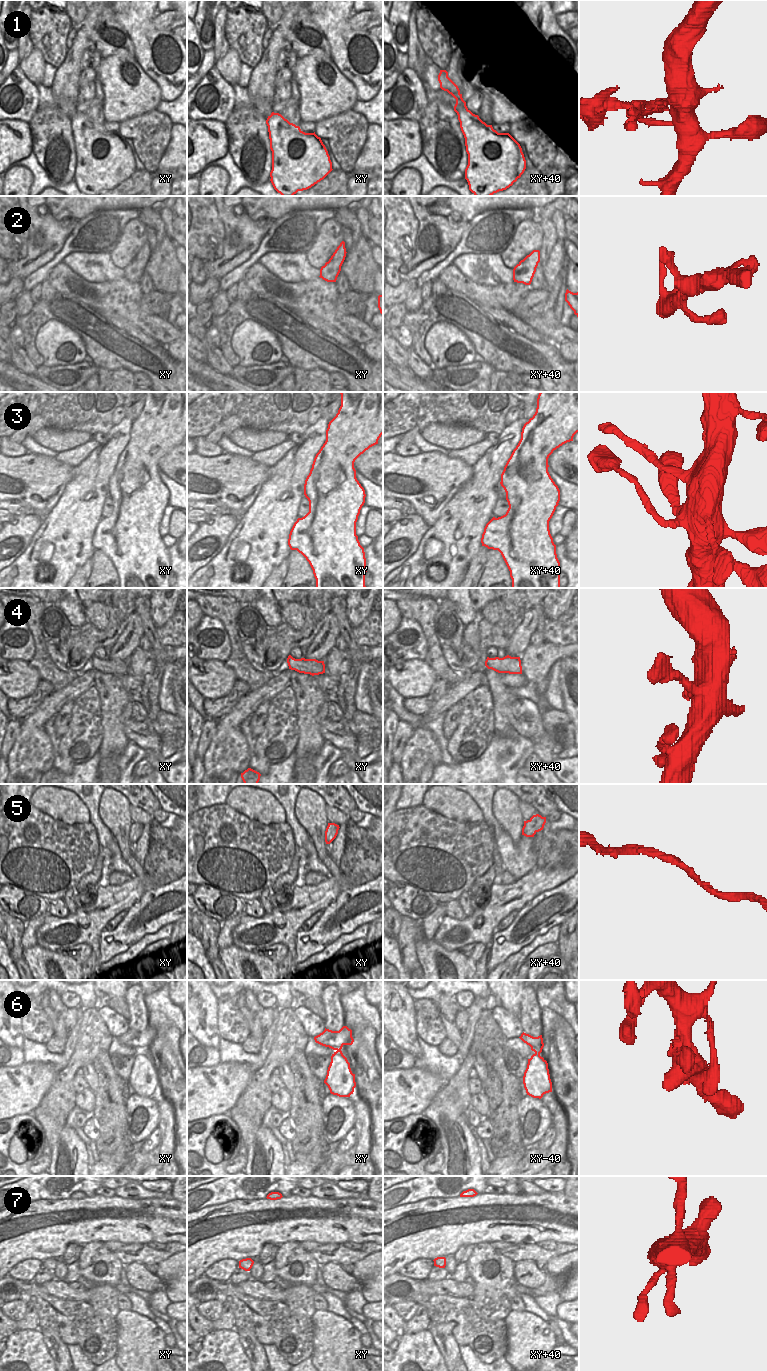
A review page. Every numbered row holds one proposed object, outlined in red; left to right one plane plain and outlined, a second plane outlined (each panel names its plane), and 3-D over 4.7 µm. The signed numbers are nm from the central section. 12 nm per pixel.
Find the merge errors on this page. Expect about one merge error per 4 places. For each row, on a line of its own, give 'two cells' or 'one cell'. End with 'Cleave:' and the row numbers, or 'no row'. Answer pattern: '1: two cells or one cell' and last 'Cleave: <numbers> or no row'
1: two cells
2: one cell
3: one cell
4: one cell
5: one cell
6: one cell
7: one cell
Cleave: 1

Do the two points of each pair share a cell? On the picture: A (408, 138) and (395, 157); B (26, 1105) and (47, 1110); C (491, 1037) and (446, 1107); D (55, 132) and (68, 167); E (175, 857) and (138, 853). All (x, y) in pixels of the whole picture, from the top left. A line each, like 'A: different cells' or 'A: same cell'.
A: same cell
B: different cells
C: same cell
D: same cell
E: different cells

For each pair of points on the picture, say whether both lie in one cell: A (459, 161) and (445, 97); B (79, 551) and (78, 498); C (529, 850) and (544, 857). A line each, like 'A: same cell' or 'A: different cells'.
A: different cells
B: same cell
C: different cells

